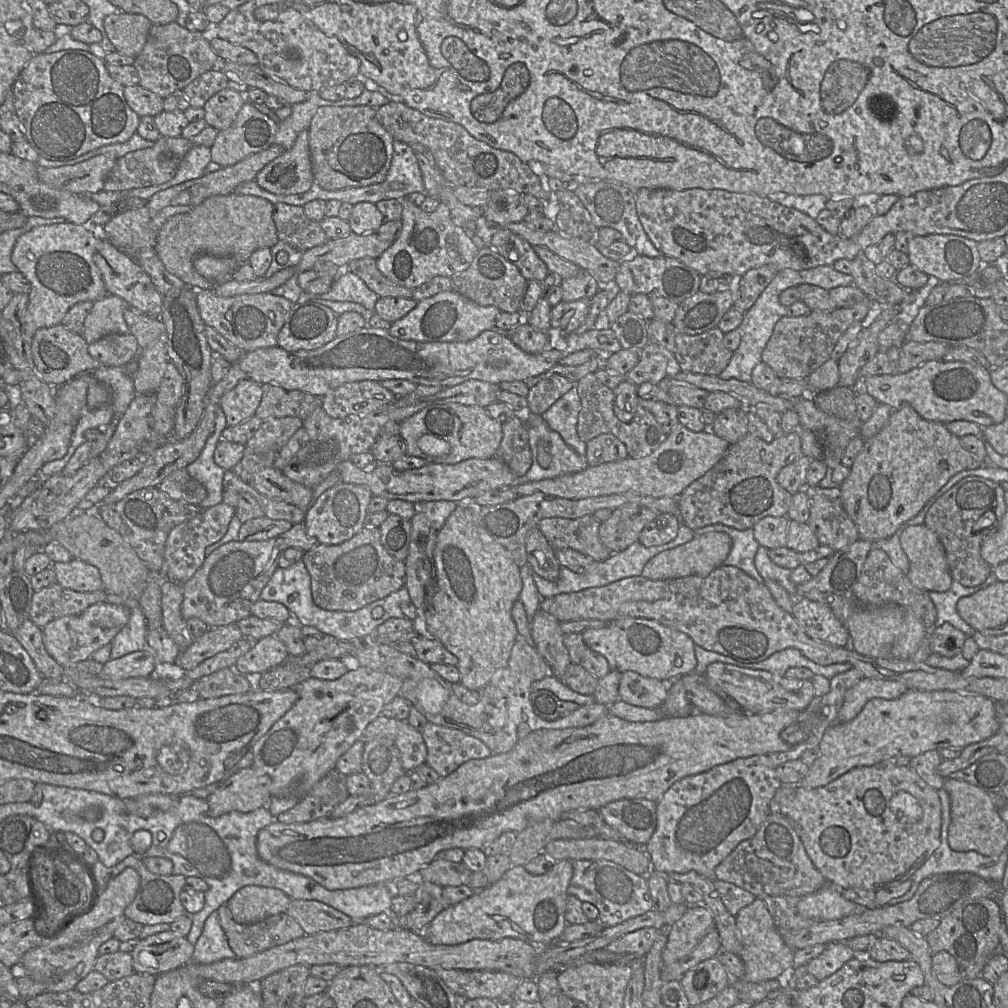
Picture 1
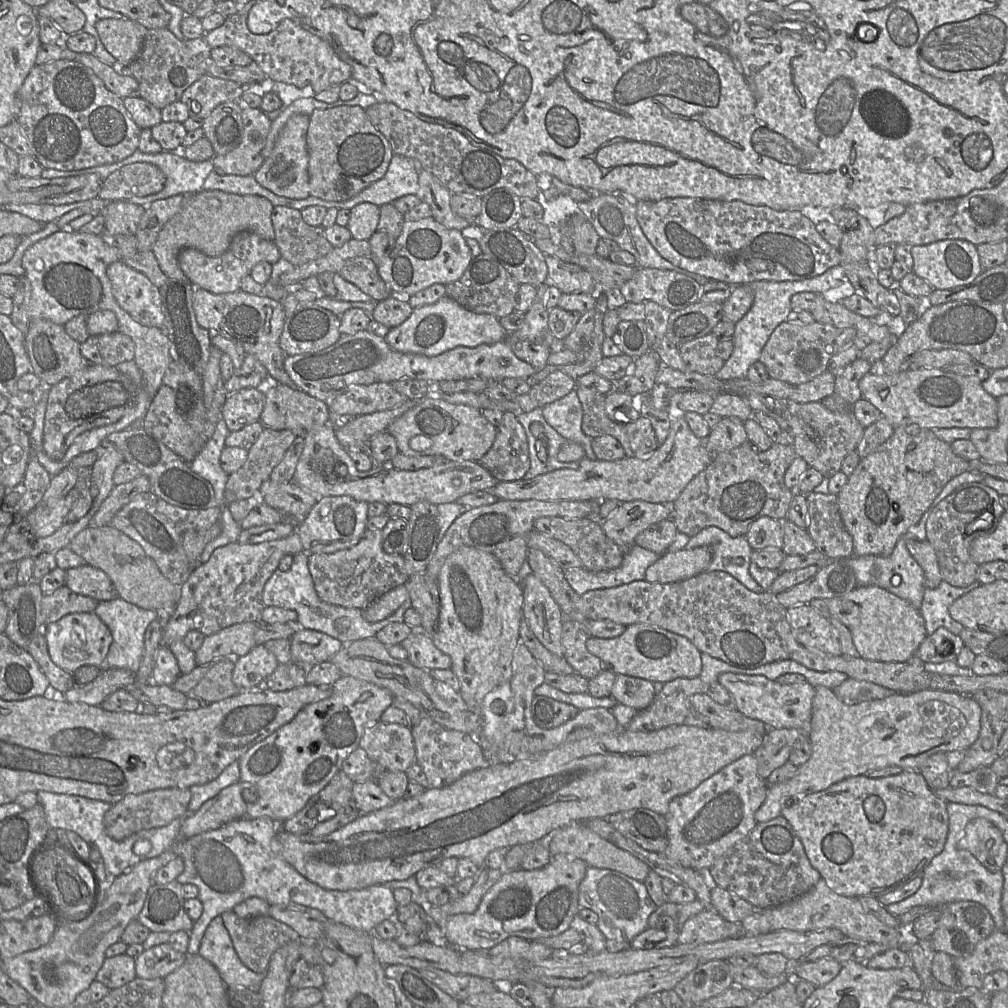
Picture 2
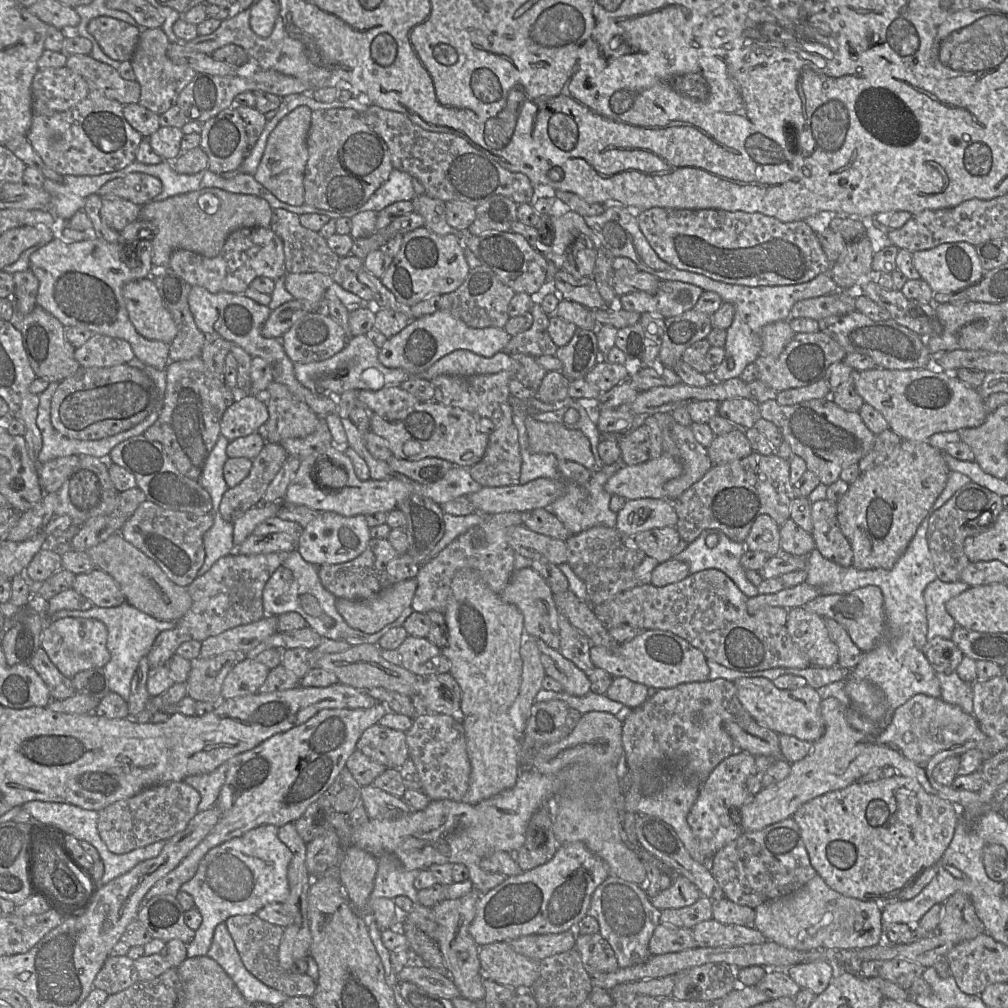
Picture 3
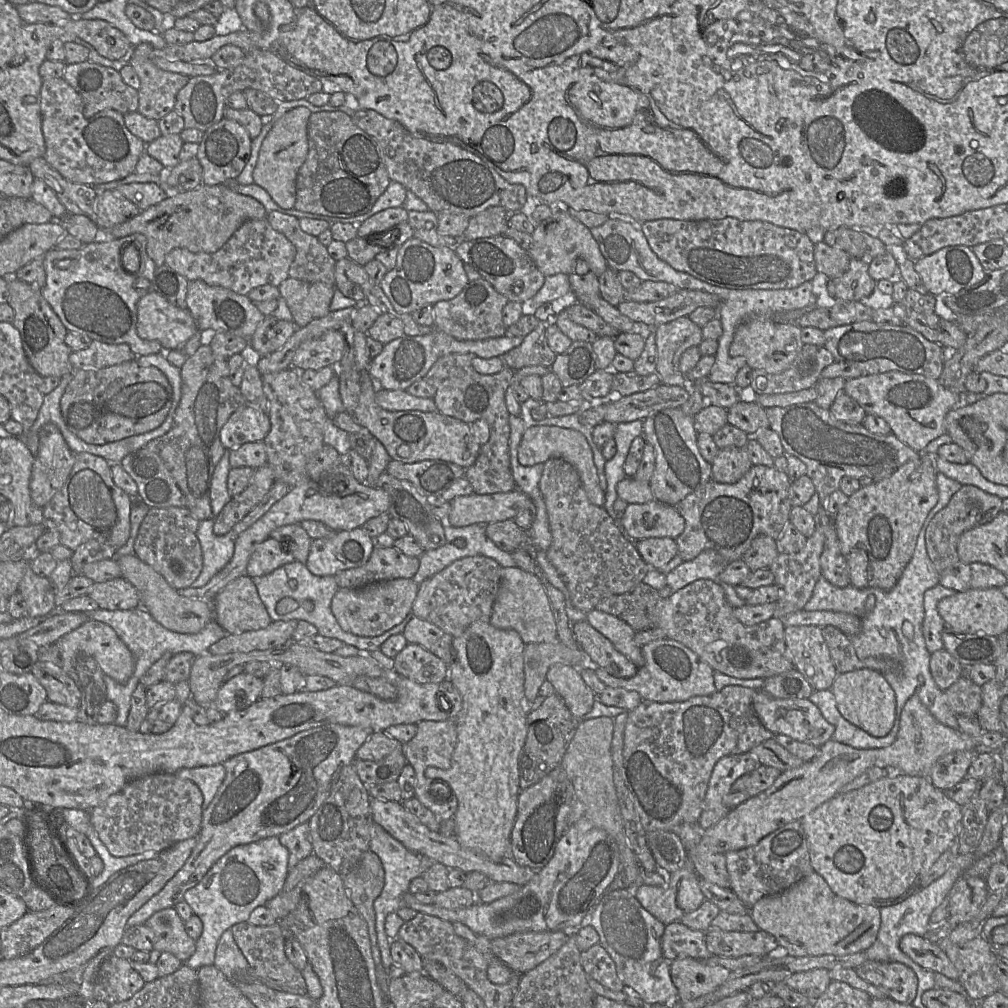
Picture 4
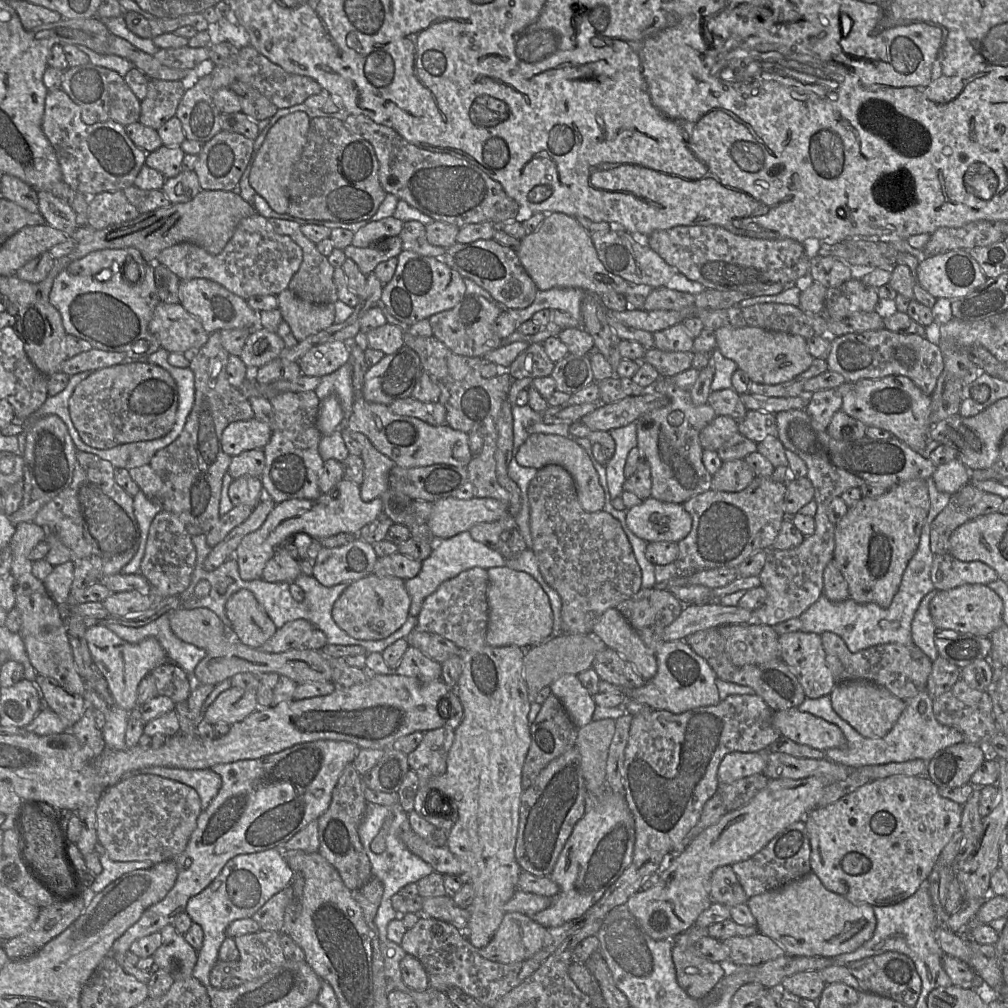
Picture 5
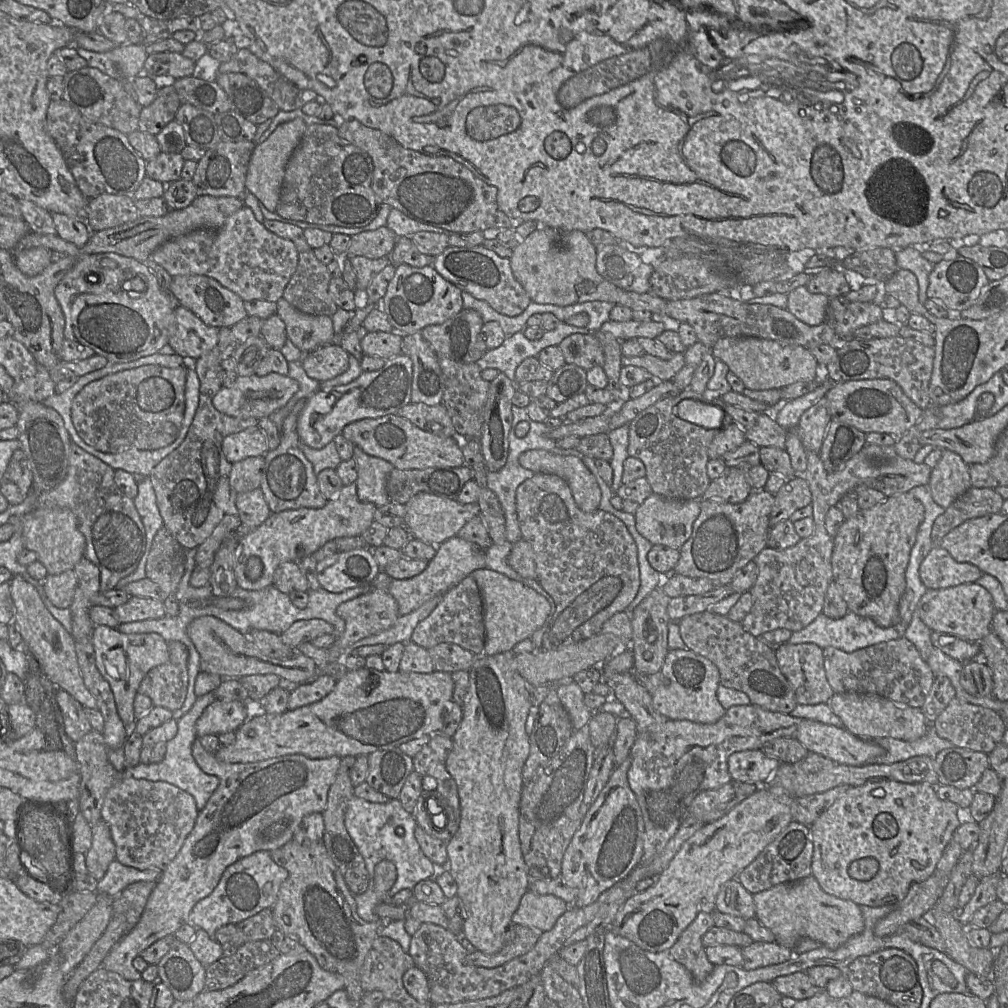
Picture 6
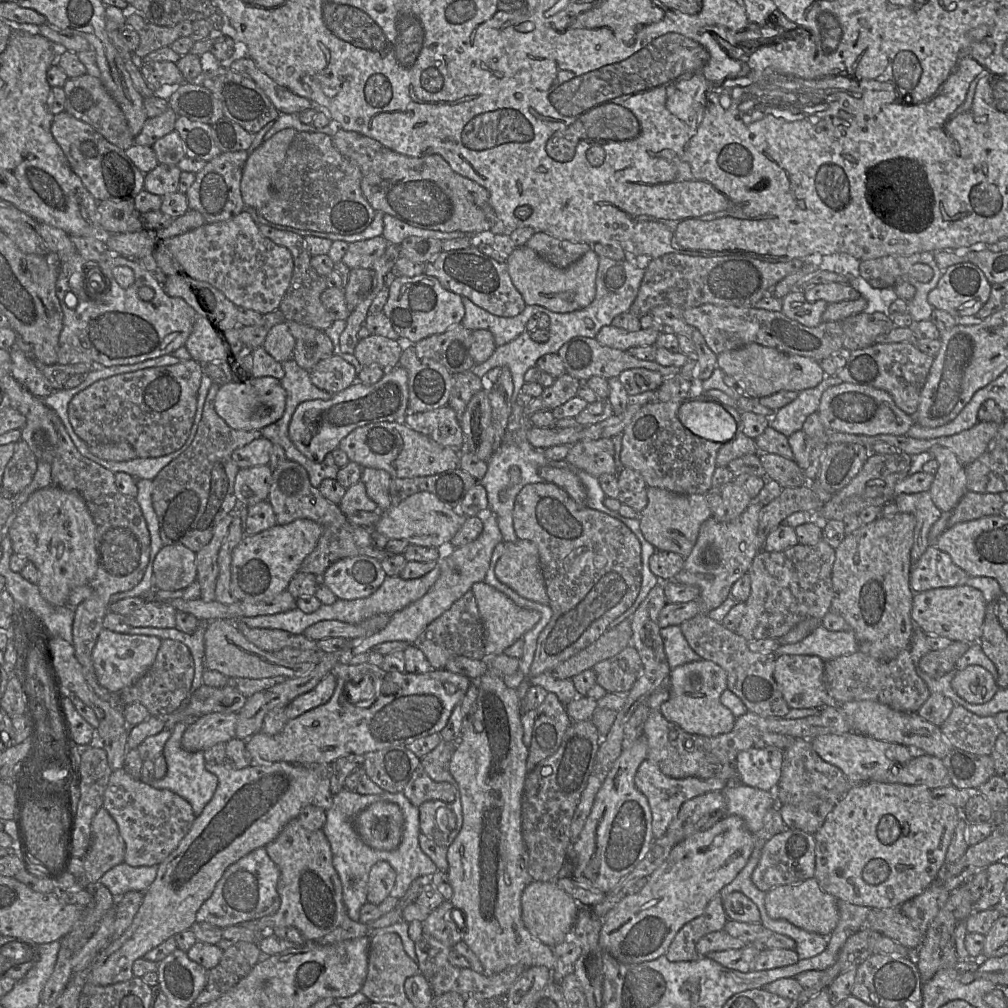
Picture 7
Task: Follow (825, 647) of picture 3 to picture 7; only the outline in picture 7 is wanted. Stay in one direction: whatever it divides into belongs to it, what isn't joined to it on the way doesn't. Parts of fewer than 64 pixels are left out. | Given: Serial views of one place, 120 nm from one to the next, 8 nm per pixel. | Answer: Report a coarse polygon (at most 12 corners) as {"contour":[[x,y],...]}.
{"contour":[[779,656],[774,678],[790,709],[833,704],[818,656]]}

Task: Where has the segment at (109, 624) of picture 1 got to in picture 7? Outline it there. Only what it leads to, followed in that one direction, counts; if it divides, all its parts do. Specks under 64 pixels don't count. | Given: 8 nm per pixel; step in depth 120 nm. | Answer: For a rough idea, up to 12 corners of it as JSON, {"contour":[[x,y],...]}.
{"contour":[[102,629],[92,651],[111,694],[137,682],[161,640]]}

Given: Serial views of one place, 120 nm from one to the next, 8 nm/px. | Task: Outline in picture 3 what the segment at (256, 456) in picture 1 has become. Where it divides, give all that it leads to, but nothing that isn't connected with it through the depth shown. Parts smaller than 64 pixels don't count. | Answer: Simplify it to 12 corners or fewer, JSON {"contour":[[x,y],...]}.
{"contour":[[266,442],[249,475],[224,493],[222,518],[233,523],[259,505],[287,456]]}

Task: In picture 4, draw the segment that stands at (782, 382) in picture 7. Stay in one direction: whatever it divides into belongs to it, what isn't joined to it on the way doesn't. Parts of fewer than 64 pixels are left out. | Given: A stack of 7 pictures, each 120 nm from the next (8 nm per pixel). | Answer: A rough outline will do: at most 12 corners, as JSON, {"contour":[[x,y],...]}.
{"contour":[[752,318],[729,354],[777,374],[803,345],[801,327]]}

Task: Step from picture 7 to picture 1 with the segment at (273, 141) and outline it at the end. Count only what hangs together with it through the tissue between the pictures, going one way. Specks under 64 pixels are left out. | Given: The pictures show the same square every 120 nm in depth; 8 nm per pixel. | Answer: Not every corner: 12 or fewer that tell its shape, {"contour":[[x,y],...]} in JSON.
{"contour":[[309,131],[256,175],[275,195],[313,184]]}

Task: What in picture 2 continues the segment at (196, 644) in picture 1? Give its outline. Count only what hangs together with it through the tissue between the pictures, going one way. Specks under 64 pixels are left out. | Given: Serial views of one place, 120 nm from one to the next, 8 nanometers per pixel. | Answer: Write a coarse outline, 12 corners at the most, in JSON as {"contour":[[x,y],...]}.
{"contour":[[257,622],[205,636],[196,664],[234,658],[256,646]]}

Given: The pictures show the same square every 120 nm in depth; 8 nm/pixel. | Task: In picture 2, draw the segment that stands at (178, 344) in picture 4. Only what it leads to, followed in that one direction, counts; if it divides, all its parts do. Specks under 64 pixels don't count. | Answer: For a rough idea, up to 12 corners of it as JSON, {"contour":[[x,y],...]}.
{"contour":[[119,260],[108,266],[113,296],[145,326],[163,329],[160,292]]}

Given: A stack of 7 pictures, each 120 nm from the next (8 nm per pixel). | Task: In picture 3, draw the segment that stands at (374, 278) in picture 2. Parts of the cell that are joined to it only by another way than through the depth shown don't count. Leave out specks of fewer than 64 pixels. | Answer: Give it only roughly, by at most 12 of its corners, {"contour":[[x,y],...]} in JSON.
{"contour":[[349,254],[341,257],[332,279],[365,301],[373,292],[357,278],[364,261]]}

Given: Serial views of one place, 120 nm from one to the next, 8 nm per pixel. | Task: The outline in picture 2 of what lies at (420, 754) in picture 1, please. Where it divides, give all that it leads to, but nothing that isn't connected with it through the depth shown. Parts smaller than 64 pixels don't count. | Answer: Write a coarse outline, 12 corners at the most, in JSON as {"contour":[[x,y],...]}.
{"contour":[[381,720],[359,746],[381,771],[416,761],[411,728]]}

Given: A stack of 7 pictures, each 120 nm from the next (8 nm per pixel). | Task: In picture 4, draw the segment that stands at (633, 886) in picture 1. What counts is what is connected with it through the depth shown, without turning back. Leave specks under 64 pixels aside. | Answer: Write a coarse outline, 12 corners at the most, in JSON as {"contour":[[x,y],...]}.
{"contour":[[608,889],[589,924],[627,990],[678,1002],[665,925],[633,889]]}

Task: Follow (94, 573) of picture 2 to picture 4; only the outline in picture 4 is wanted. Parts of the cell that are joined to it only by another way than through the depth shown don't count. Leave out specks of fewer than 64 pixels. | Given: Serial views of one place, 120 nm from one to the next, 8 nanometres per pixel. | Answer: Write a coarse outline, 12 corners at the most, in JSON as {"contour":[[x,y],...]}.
{"contour":[[124,578],[94,582],[88,596],[100,609],[140,606]]}

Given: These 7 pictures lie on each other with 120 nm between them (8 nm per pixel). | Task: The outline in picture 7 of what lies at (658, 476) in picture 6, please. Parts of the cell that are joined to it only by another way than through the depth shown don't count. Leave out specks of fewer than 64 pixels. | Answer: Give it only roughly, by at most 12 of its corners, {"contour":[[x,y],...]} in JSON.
{"contour":[[701,395],[641,406],[620,461],[648,487],[706,494],[724,443],[678,419]]}

